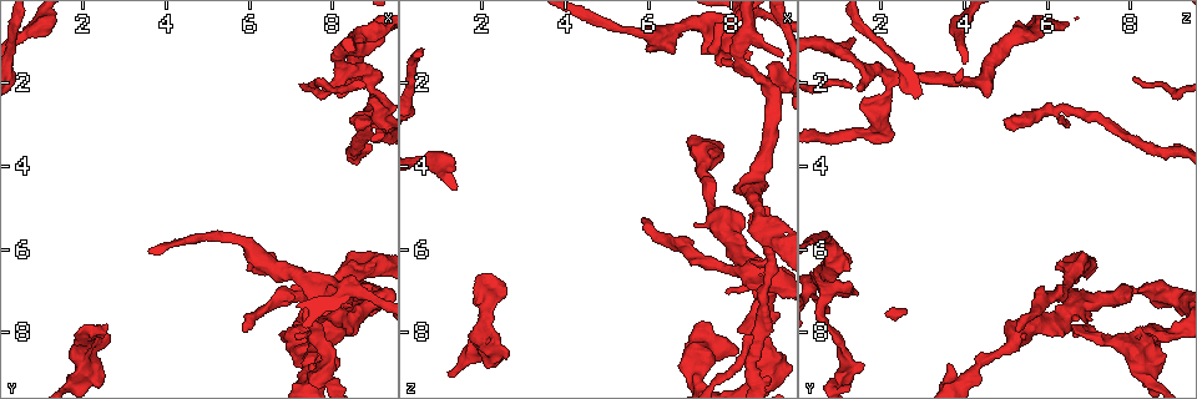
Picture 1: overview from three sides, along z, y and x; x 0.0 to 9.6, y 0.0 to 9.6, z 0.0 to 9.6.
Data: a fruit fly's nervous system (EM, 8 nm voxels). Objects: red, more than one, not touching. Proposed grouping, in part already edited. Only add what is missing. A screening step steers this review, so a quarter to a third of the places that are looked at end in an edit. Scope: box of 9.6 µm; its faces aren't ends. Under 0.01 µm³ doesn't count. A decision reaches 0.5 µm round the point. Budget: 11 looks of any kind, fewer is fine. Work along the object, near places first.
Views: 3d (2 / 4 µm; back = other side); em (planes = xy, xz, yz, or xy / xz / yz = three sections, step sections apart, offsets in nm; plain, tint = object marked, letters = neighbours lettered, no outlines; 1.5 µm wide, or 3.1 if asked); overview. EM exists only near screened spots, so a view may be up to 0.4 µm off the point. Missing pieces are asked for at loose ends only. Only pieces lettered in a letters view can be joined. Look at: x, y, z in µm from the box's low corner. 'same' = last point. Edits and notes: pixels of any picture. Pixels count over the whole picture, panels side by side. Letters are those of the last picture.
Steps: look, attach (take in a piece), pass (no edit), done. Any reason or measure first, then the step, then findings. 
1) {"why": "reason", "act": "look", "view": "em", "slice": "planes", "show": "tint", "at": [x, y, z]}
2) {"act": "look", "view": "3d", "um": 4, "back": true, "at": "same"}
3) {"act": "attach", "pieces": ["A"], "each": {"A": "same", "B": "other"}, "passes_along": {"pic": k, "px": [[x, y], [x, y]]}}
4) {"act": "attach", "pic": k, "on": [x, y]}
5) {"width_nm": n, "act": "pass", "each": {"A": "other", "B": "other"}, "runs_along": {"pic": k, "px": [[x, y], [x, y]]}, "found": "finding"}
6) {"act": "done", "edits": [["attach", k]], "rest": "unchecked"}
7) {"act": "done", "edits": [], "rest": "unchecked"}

{"why": "an open end", "act": "look", "view": "em", "slice": "planes", "show": "letters", "at": [7.90, 7.65, 7.00]}

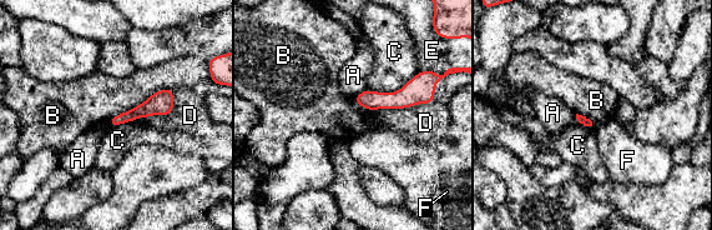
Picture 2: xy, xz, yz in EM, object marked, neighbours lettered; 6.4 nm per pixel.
{"act": "pass", "each": {"A": "other", "B": "other", "C": "other", "D": "other", "E": "other", "F": "other"}, "border": {"pic": 2, "px": [[172, 88], [153, 91], [107, 121]]}, "found": "none of them fits"}

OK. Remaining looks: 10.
{"why": "branch stops here", "act": "look", "view": "em", "slice": "planes", "show": "letters", "at": [8.50, 7.00, 1.20]}

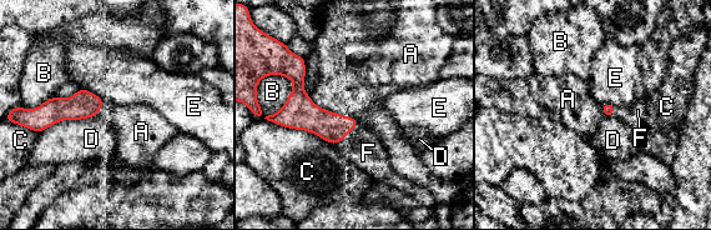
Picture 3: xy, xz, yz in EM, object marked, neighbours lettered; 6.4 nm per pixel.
{"act": "attach", "pieces": ["F"], "each": {"A": "other", "B": "other", "C": "other", "D": "other", "E": "other", "F": "same"}, "found": "it goes on there"}

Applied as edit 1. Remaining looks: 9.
{"why": "an open end", "act": "look", "view": "3d", "um": 4, "at": [8.95, 2.60, 1.50]}

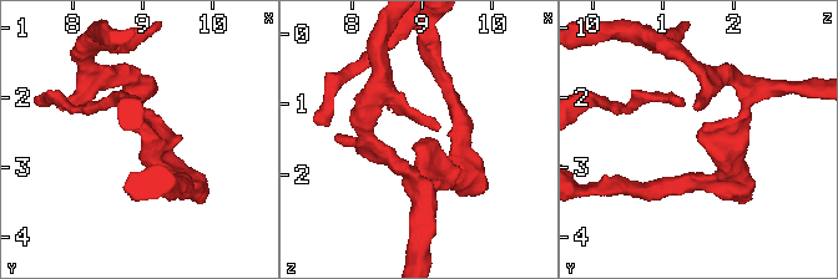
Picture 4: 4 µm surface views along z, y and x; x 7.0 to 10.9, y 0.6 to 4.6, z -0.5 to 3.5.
{"why": "shape alone is not enough", "act": "look", "view": "em", "slice": "planes", "show": "letters", "at": [8.95, 2.55, 1.50]}

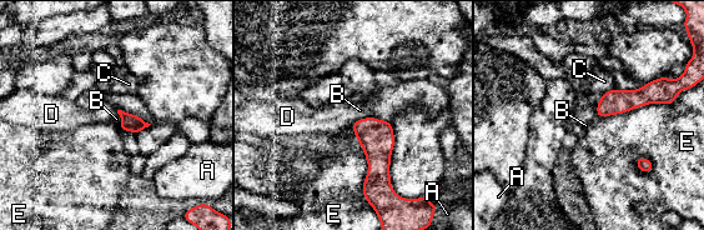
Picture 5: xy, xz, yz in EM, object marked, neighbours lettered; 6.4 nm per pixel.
{"longest_contact_nm": ["E", 550], "act": "pass", "each": {"A": "other", "B": "other", "C": "other", "D": "other", "E": "other"}, "found": "none of them fits"}

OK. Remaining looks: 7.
{"why": "an open end", "act": "look", "view": "em", "slice": "planes", "show": "letters", "at": [8.90, 3.05, 5.05]}

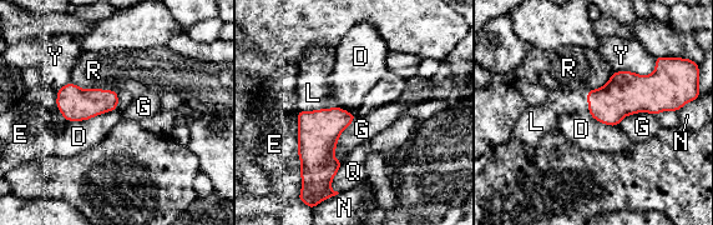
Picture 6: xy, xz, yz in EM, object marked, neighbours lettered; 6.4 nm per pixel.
{"act": "attach", "pieces": ["L"], "each": {"D": "other", "E": "other", "G": "other", "L": "same", "N": "other", "Q": "other", "R": "other", "Y": "other"}, "passes_along": {"pic": 6, "px": [[318, 130], [309, 111], [313, 93]]}, "found": "the neuron continues"}

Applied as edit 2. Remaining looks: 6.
{"act": "done", "edits": [["attach", 3], ["attach", 6]], "rest": "unchecked"}

